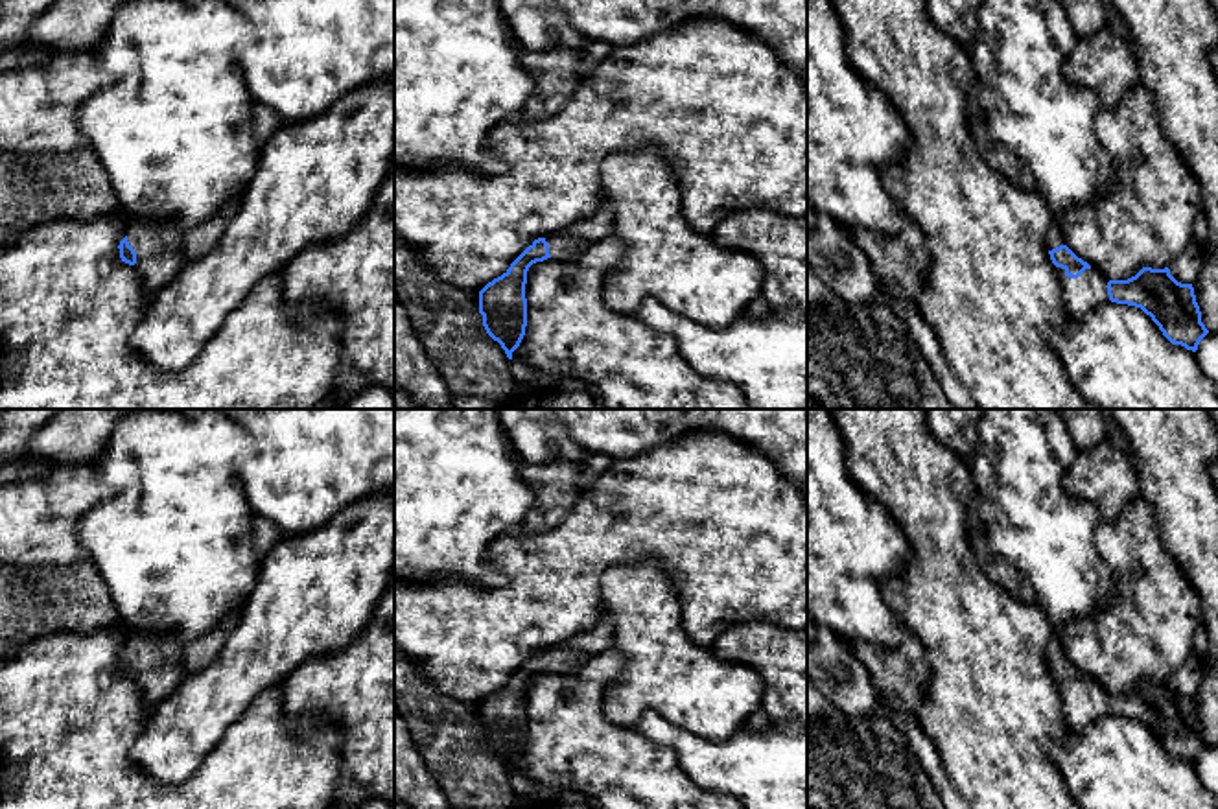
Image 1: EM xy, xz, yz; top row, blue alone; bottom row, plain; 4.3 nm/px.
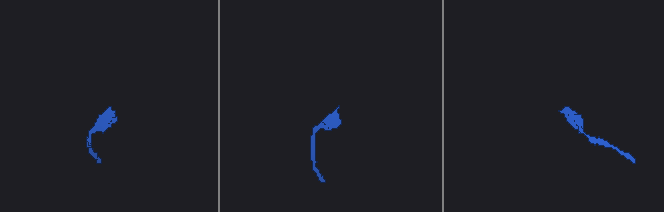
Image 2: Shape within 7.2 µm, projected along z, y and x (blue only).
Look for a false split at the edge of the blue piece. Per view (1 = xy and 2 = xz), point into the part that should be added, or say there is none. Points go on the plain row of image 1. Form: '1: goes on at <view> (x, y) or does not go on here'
1: goes on at xy (157, 656)
2: goes on at xz (568, 658)

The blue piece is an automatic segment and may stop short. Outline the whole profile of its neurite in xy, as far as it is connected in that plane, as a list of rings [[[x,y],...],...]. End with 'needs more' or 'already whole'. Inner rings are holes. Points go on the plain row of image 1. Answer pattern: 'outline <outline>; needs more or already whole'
outline [[[135,632],[120,654],[122,674],[133,678],[153,709],[170,697],[186,673],[181,667],[181,656],[188,643],[173,632]]]; needs more

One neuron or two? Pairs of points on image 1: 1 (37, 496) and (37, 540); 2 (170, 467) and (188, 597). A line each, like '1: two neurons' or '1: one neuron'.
1: one neuron
2: one neuron

